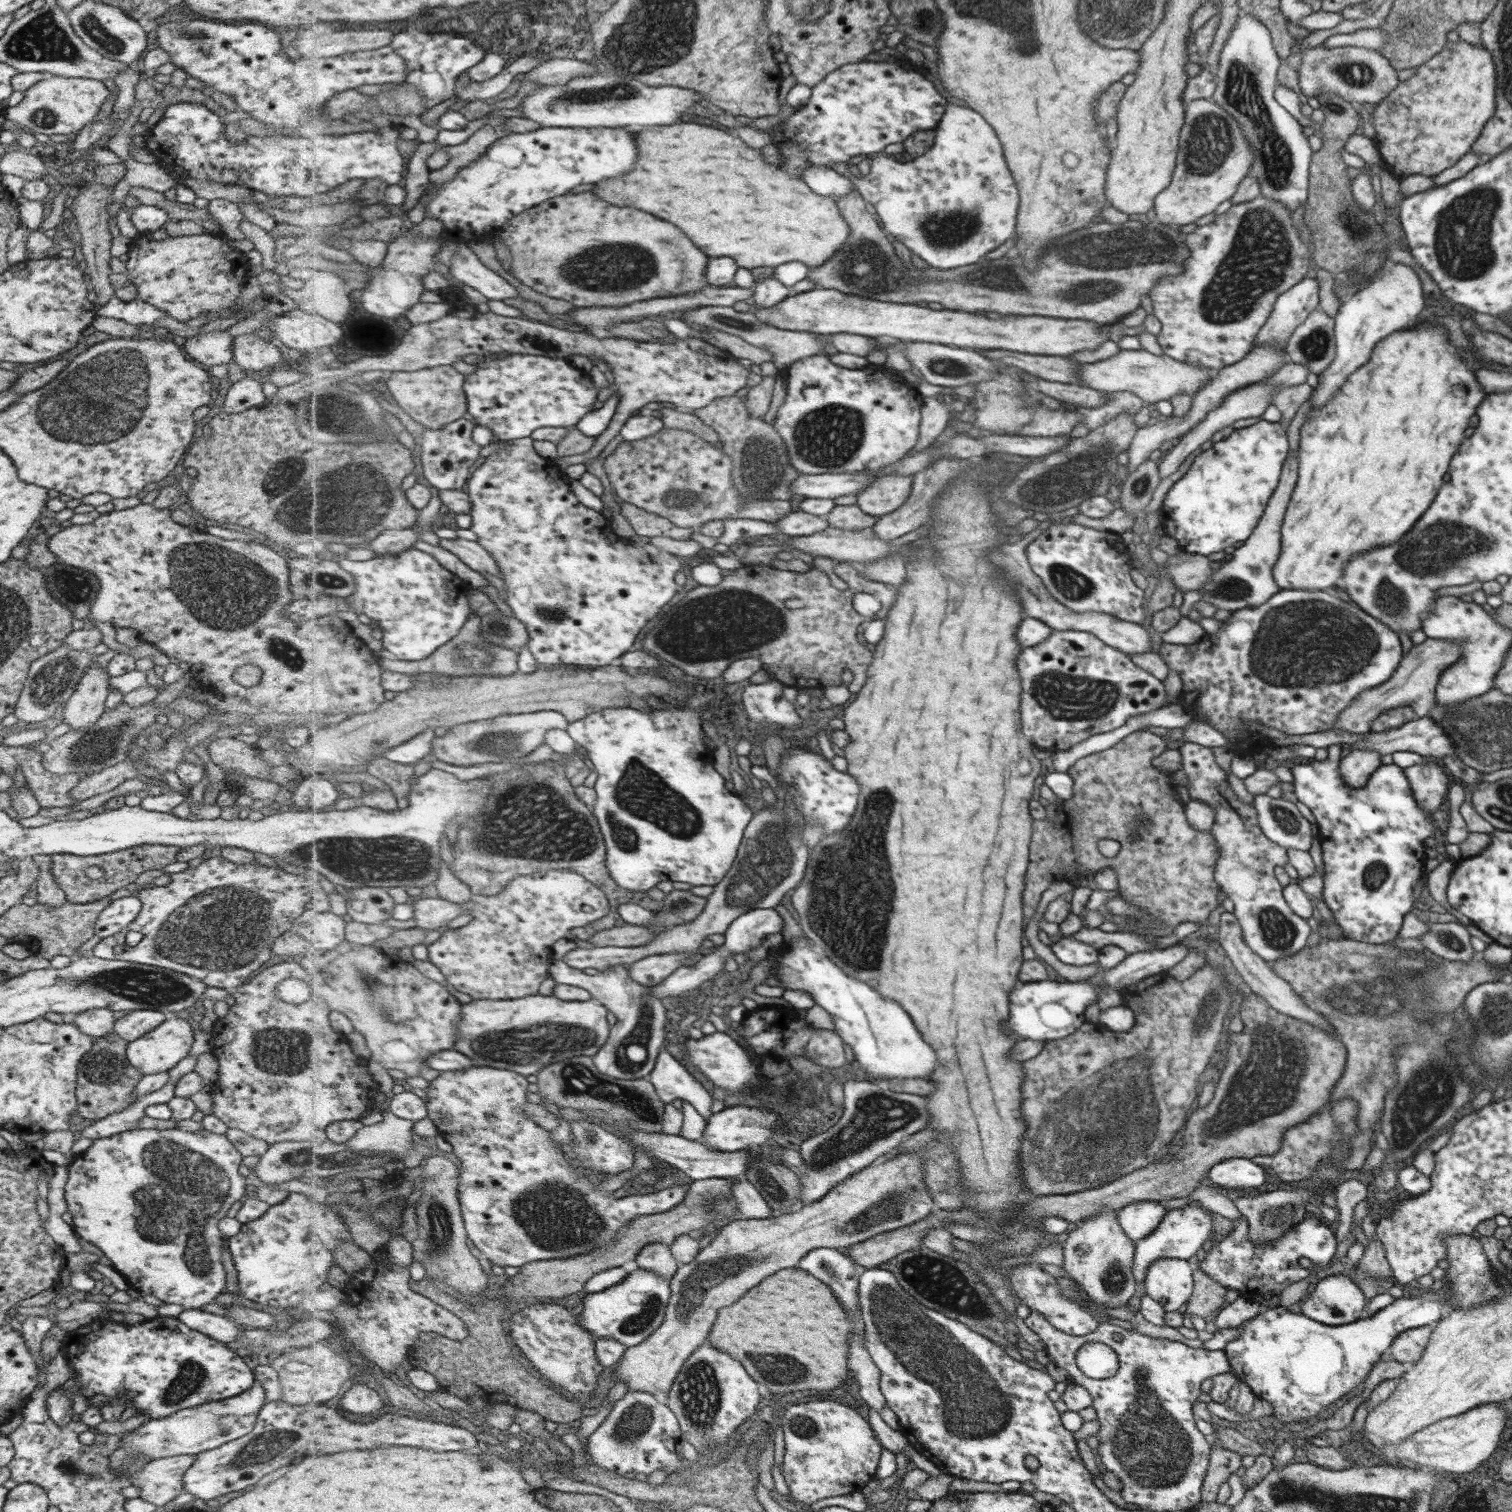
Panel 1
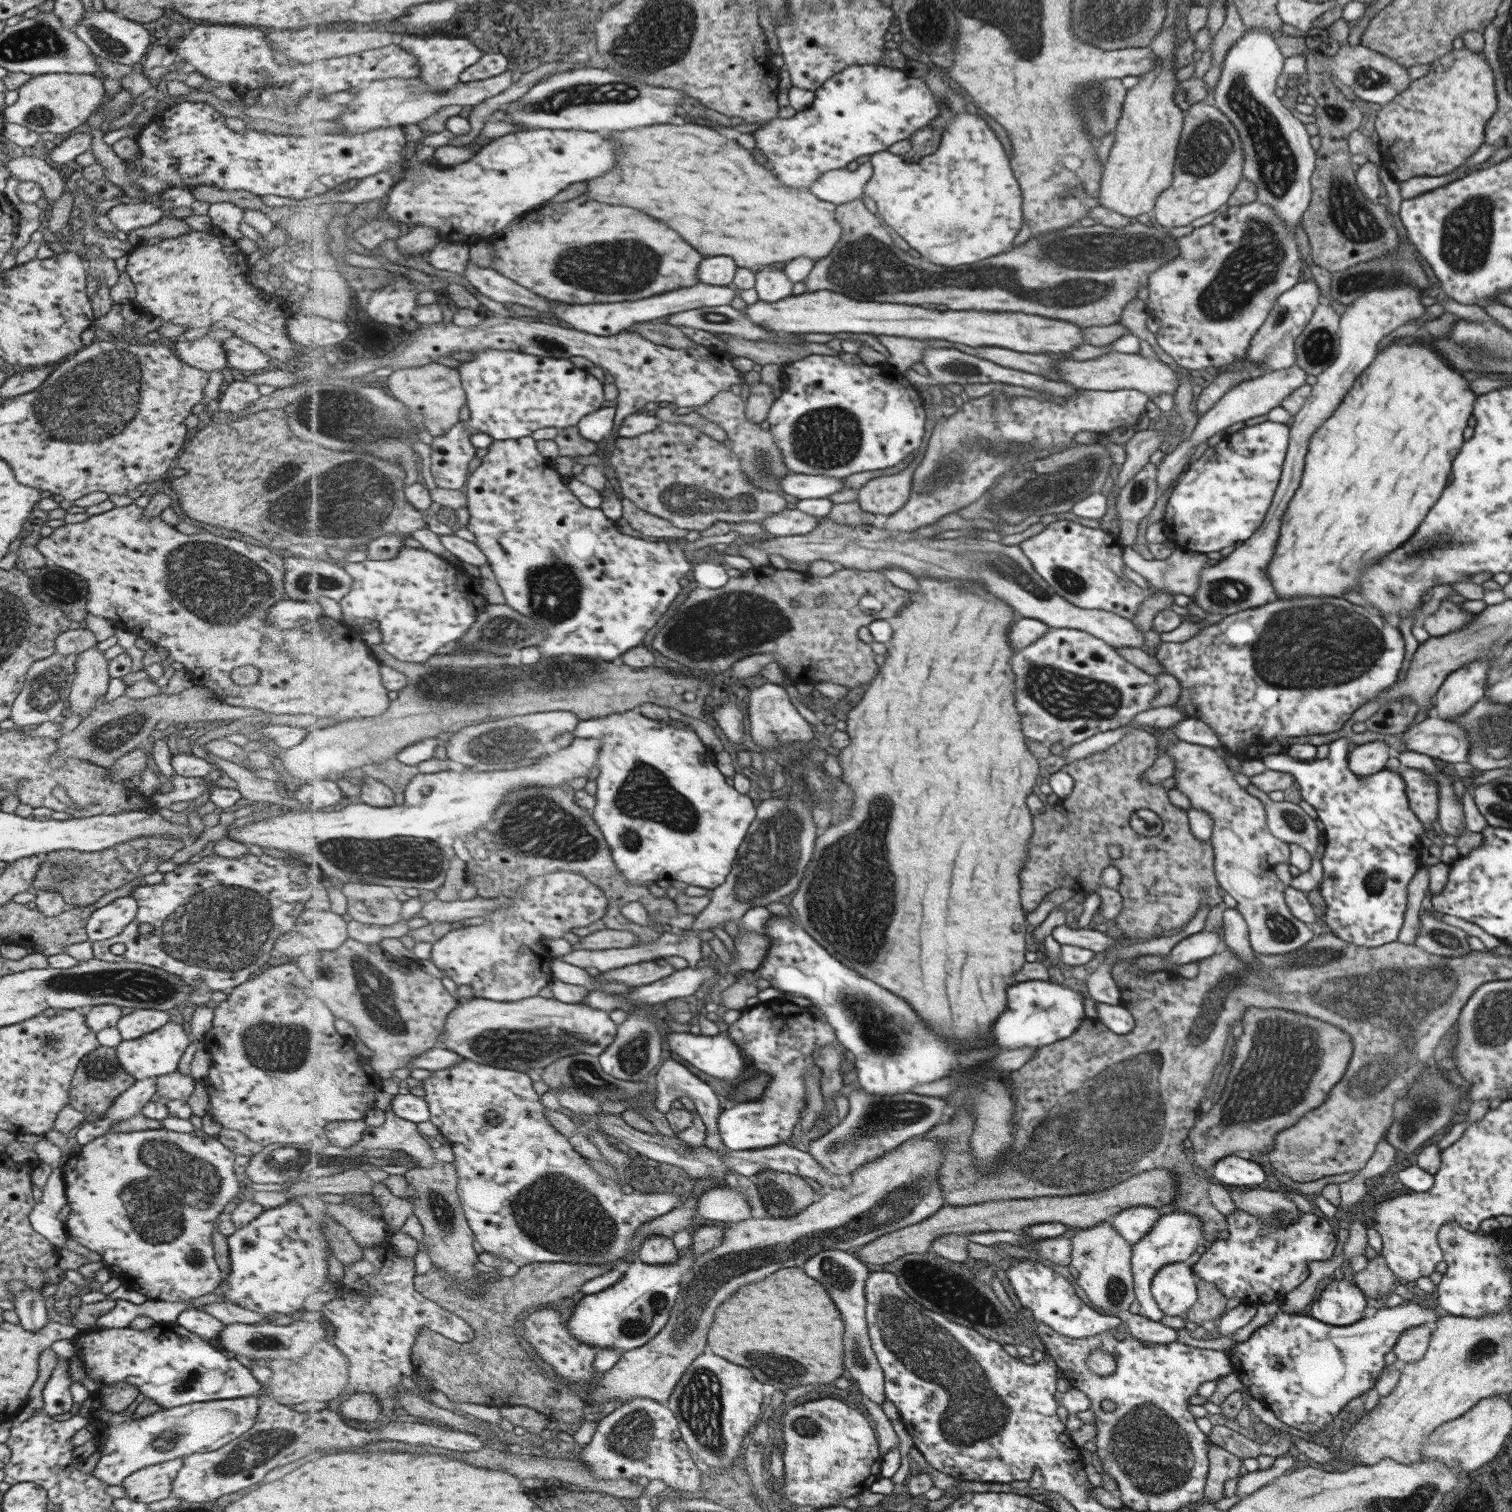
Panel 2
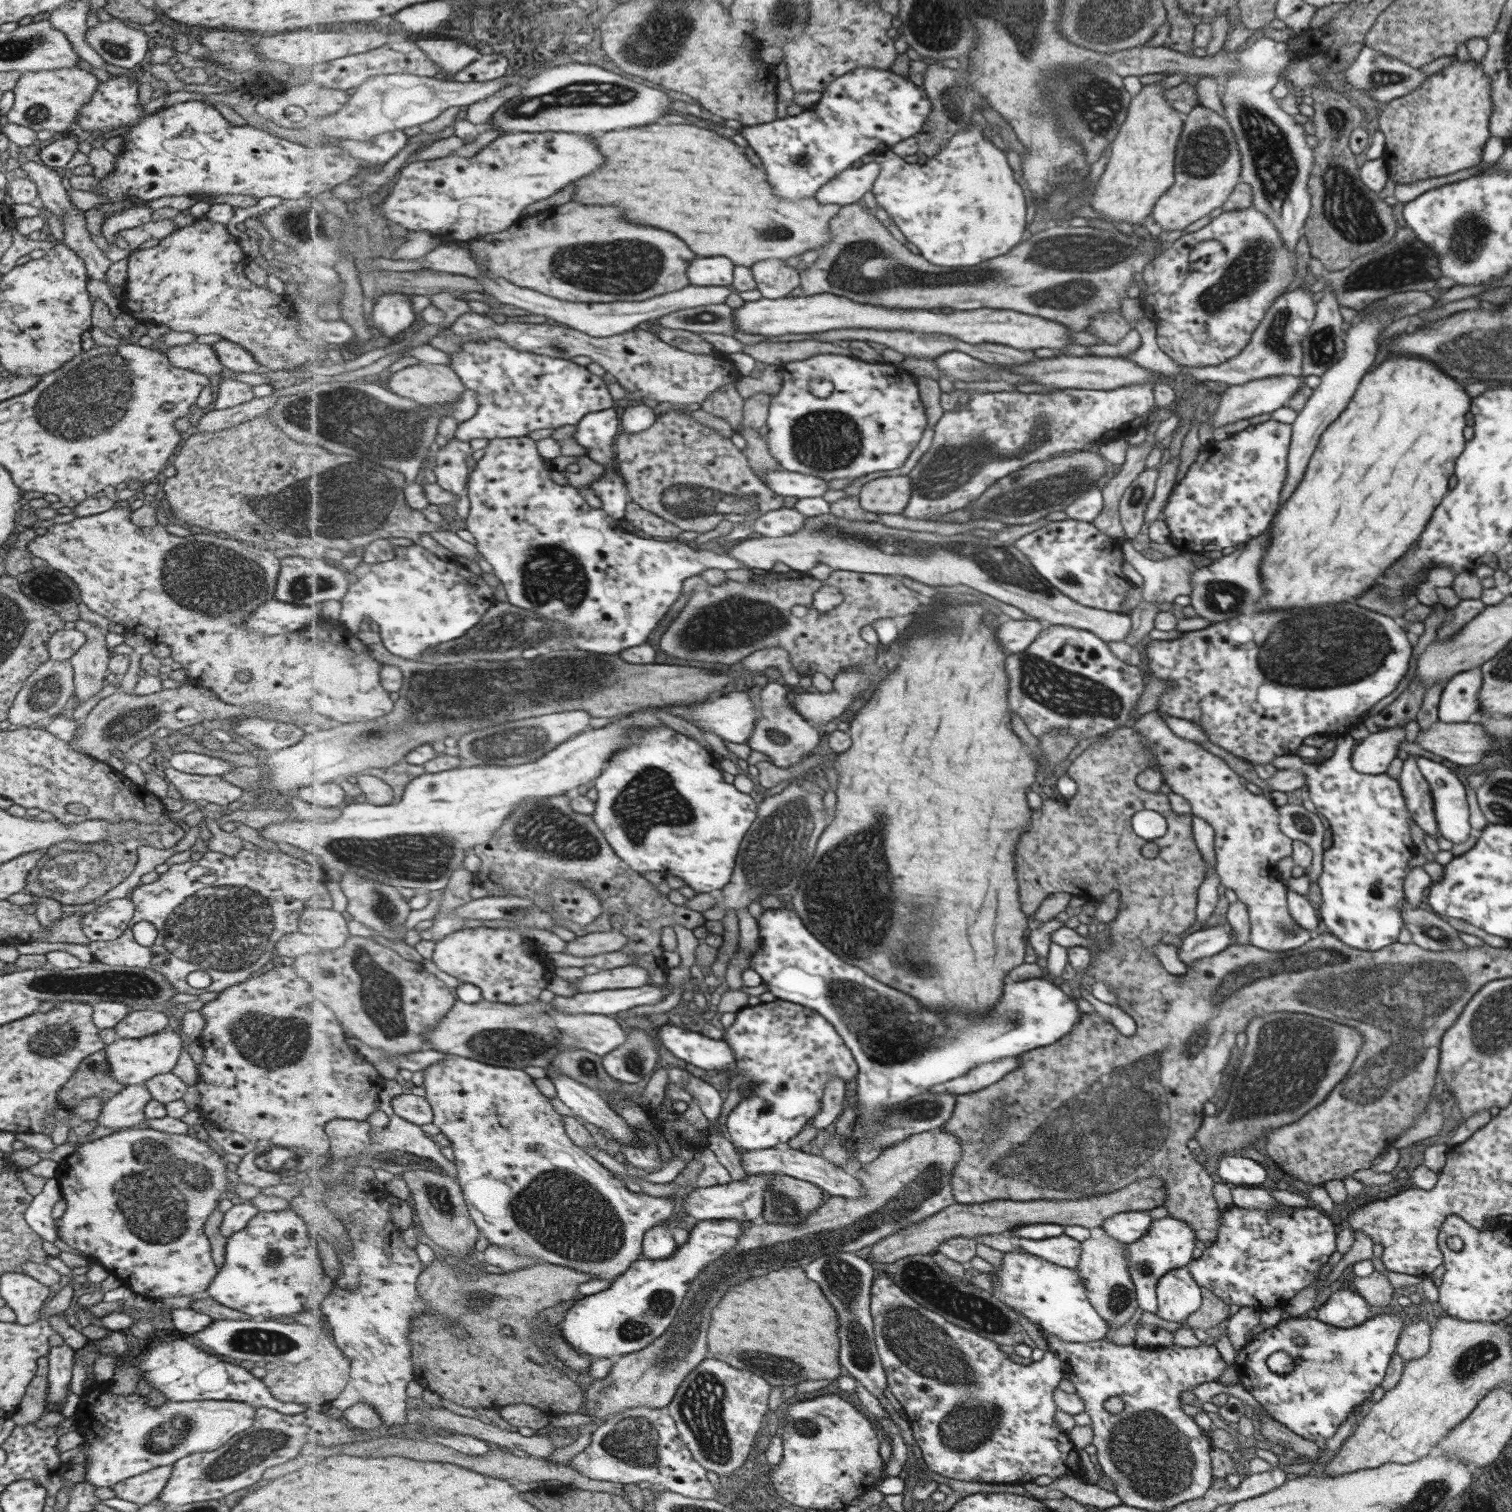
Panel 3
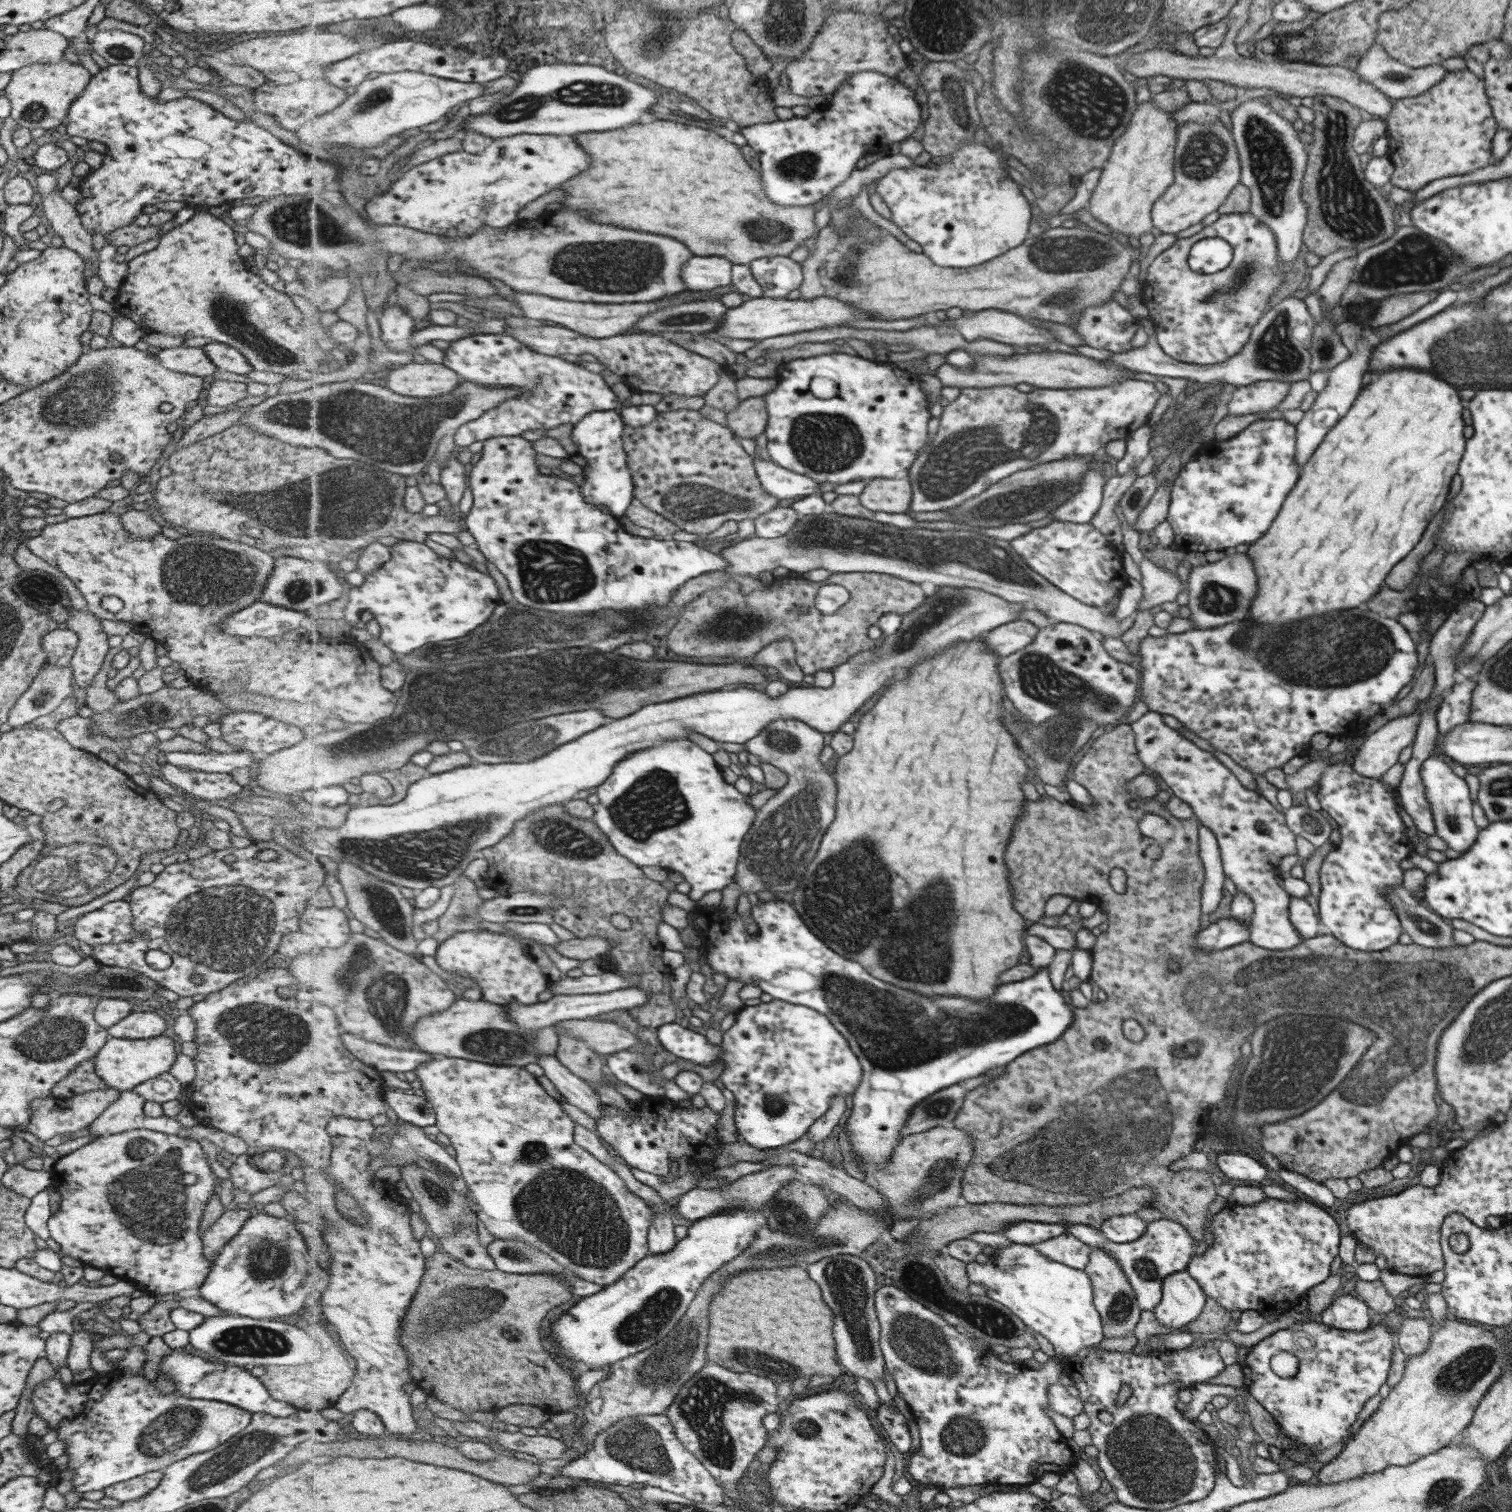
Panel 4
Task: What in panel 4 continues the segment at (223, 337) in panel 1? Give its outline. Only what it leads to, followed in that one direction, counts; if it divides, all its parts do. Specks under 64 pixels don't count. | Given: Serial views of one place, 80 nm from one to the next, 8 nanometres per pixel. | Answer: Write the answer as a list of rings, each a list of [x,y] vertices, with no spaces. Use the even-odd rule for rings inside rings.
[[[180,346],[162,349],[155,356],[164,368],[182,374],[204,378],[213,375],[218,370],[217,366],[200,347]]]

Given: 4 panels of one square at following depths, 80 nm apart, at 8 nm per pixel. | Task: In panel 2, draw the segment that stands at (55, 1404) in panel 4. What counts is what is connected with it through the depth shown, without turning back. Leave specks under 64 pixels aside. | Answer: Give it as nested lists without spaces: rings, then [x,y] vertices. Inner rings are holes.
[[[262,1396],[197,1402],[160,1409],[143,1418],[136,1418],[134,1412],[127,1409],[114,1413],[102,1406],[98,1411],[99,1419],[89,1420],[106,1434],[93,1475],[106,1484],[120,1485],[127,1476],[141,1468],[218,1450],[254,1426],[262,1402]]]

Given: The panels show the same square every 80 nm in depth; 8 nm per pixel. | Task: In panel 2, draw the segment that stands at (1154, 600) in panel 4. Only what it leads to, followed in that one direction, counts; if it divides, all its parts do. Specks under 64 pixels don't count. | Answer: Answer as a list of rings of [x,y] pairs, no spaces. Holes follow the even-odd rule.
[[[1132,546],[1125,550],[1125,564],[1144,577],[1154,591],[1167,590],[1172,595],[1193,597],[1199,587],[1200,574],[1208,566],[1204,553],[1175,549],[1166,560],[1144,559]]]

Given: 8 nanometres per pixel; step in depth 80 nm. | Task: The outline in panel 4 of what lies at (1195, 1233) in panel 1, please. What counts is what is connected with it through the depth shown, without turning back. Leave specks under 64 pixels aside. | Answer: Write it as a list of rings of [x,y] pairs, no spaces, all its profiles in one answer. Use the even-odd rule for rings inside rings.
[[[1170,1219],[1150,1222],[1140,1239],[1127,1243],[1115,1243],[1106,1238],[1101,1229],[1084,1223],[1066,1225],[1066,1230],[1084,1244],[1109,1252],[1109,1255],[1121,1265],[1122,1272],[1125,1272],[1129,1283],[1133,1285],[1134,1292],[1137,1293],[1137,1303],[1148,1311],[1153,1311],[1160,1306],[1163,1283],[1167,1276],[1184,1271],[1192,1262],[1192,1254],[1194,1254],[1193,1235],[1184,1225]]]

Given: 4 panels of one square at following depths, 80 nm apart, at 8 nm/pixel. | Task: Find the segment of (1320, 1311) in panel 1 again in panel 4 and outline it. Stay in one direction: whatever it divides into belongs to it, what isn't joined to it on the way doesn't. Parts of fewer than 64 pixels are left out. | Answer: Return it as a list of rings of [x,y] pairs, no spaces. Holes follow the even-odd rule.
[[[1349,1288],[1340,1298],[1335,1298],[1320,1316],[1322,1324],[1338,1330],[1362,1332],[1372,1324],[1370,1308]]]

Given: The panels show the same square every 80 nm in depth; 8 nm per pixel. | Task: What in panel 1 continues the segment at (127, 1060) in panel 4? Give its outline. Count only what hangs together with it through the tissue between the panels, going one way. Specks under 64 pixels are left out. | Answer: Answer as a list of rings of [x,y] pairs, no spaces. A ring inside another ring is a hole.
[[[167,1015],[164,1023],[154,1028],[154,1031],[133,1042],[128,1041],[126,1059],[130,1061],[130,1065],[142,1072],[142,1076],[169,1071],[190,1054],[195,1036],[191,1025],[183,1018]]]

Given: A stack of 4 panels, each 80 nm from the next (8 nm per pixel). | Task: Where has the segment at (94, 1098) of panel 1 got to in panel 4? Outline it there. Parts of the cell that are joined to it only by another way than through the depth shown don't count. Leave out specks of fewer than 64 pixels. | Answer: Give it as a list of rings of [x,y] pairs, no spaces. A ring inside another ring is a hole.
[[[94,1058],[82,1062],[69,1076],[66,1076],[66,1079],[60,1080],[57,1086],[52,1088],[52,1096],[70,1100],[76,1094],[110,1088],[96,1076],[95,1067]]]

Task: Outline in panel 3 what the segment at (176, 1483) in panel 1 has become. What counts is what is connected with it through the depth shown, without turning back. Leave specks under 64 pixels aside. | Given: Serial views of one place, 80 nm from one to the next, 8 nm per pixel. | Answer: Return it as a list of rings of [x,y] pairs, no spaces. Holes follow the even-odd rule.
[[[172,1464],[159,1466],[138,1476],[122,1480],[111,1488],[116,1493],[116,1497],[136,1503],[138,1506],[144,1506],[153,1500],[158,1500],[158,1496],[166,1486],[171,1474]]]

